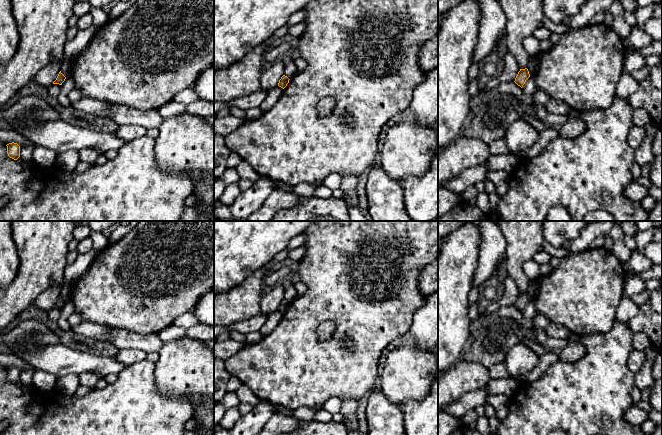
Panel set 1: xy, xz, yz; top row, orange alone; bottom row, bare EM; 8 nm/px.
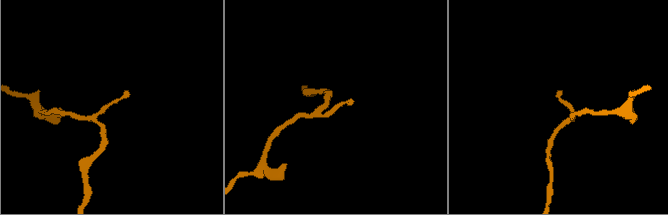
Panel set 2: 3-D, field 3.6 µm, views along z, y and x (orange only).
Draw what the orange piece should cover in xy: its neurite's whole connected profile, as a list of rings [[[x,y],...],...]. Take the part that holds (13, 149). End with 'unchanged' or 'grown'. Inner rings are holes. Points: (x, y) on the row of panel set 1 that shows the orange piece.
[[[9,143],[7,146],[7,154],[10,158],[17,160],[20,157],[20,146],[17,143]]]; unchanged

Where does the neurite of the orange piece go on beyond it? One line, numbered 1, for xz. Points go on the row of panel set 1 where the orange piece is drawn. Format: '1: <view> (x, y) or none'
1: none

